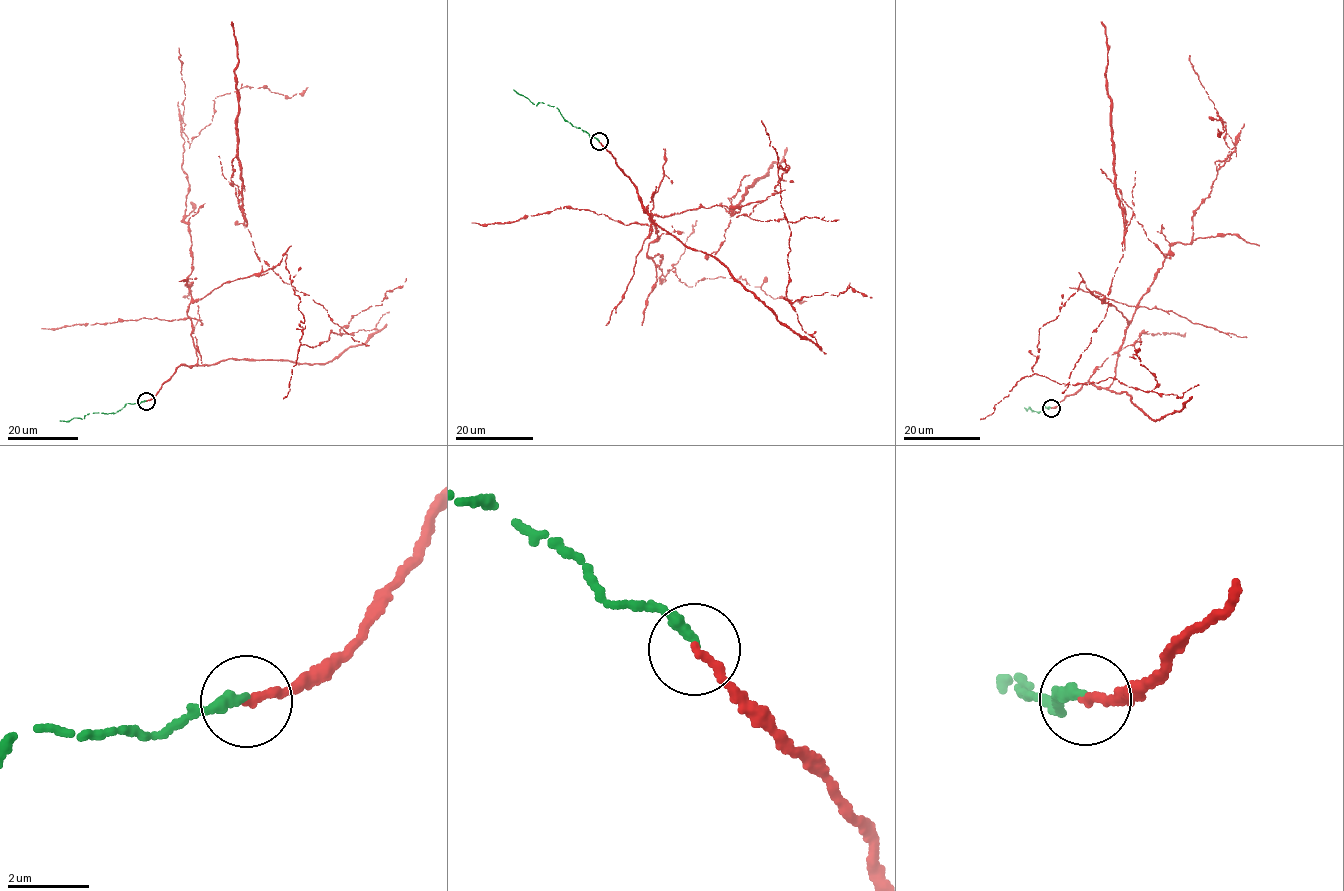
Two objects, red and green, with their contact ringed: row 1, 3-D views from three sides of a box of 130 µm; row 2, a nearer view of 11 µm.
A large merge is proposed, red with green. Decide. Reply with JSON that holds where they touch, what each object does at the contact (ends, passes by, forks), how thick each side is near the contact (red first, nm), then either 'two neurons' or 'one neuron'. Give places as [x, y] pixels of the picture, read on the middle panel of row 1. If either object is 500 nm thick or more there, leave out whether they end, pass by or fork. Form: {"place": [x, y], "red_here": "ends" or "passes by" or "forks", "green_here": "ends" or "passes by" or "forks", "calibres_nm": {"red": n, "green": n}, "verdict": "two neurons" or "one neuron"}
{"place": [599, 141], "red_here": "ends", "green_here": "ends", "calibres_nm": {"red": 220, "green": 280}, "verdict": "two neurons"}

